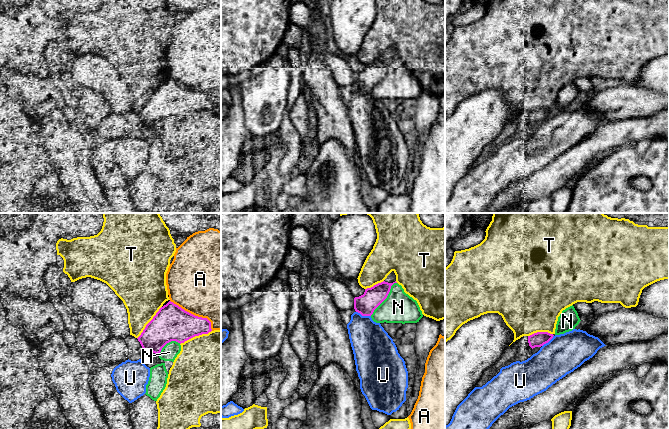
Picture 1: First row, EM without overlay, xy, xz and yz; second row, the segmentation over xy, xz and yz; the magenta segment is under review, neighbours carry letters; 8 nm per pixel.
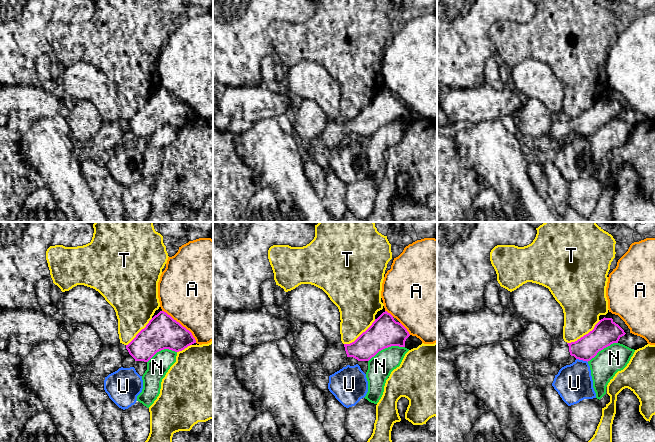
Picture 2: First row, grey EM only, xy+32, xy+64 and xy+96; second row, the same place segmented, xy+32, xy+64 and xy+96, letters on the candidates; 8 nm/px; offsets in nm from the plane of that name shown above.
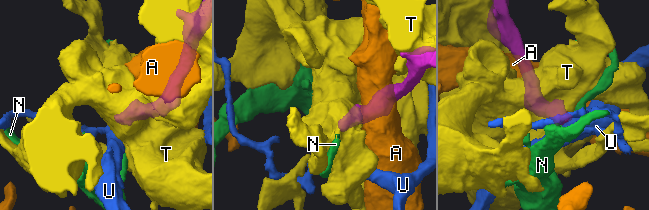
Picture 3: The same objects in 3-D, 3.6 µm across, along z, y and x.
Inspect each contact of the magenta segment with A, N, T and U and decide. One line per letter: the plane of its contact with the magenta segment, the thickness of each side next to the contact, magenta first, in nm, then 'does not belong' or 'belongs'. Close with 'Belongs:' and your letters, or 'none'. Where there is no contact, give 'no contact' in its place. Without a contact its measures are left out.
A: xy | 280/500 nm | does not belong
N: xz | 160/240 nm | does not belong
T: xy | 280/360 nm | does not belong
U: xz | 160/320 nm | does not belong
Belongs: none

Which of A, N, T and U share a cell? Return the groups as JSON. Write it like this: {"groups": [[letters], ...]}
{"groups": [["A"], ["N"], ["T"], ["U"]]}

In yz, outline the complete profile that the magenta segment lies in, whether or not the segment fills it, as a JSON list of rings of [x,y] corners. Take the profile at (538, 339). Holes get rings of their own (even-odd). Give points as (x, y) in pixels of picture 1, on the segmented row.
[[[537,332],[528,336],[529,346],[533,349],[535,347],[541,347],[544,344],[548,343],[552,338],[553,334],[548,332]]]

